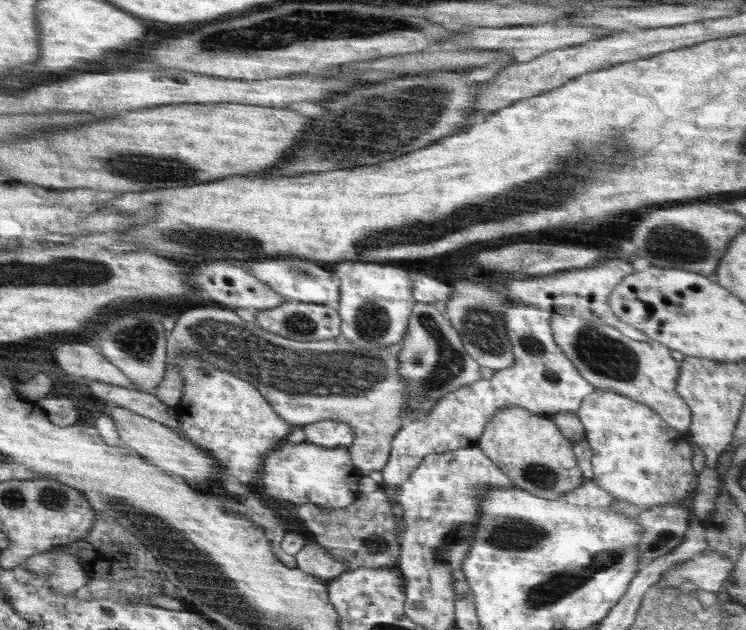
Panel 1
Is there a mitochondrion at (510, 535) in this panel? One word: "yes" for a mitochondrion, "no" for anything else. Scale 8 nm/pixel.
yes

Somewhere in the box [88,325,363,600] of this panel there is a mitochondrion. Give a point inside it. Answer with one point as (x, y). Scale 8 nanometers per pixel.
(202, 372)

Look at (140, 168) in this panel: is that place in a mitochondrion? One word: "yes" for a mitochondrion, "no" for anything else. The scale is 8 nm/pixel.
yes

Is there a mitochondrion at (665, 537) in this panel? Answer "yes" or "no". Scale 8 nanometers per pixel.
yes

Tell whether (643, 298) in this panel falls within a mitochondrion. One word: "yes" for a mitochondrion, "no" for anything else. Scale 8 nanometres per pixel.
no

